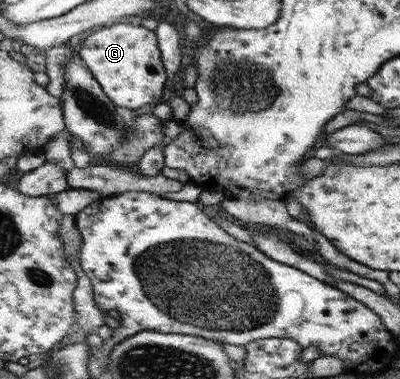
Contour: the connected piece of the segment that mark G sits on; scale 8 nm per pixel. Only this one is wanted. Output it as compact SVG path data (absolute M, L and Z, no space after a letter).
M119 22L103 27L82 42L78 54L116 106L137 110L156 104L157 100L161 100L161 94L165 94L163 86L168 74L161 62L157 34L145 26Z

